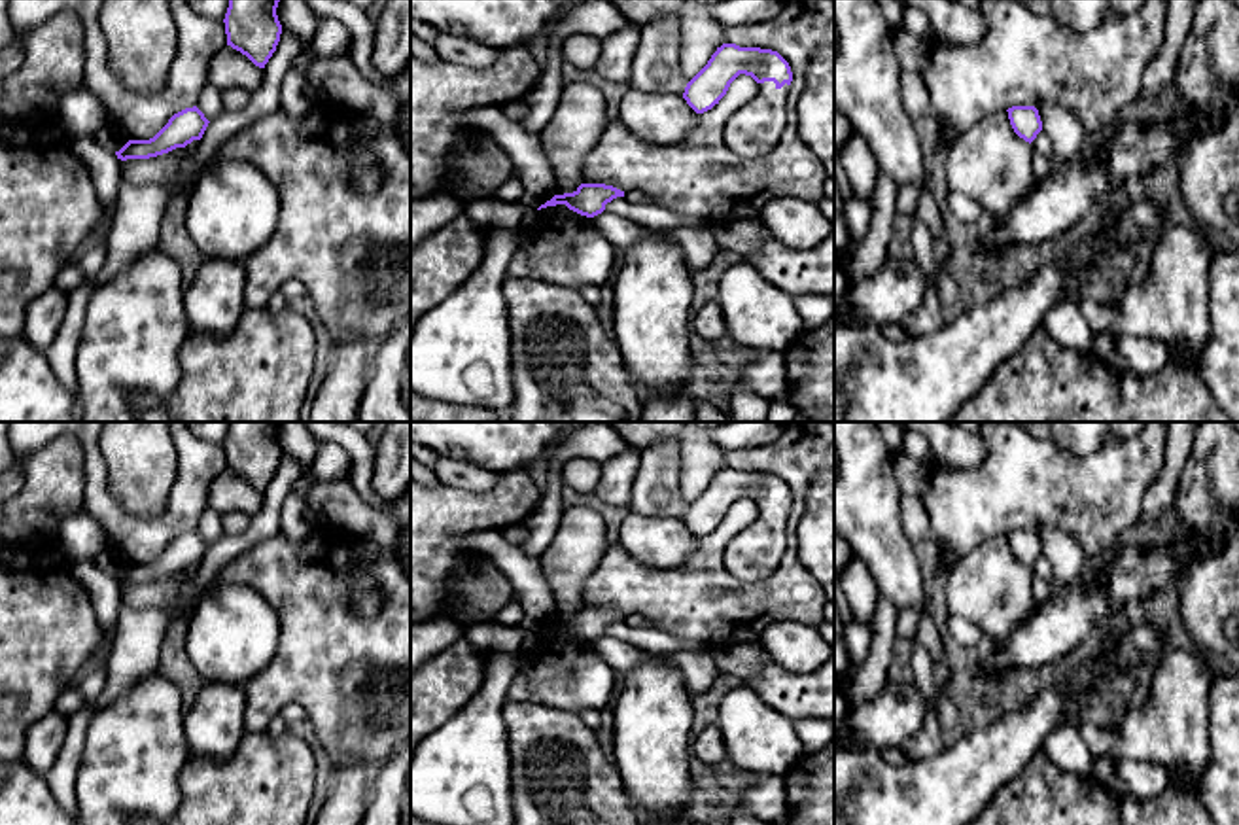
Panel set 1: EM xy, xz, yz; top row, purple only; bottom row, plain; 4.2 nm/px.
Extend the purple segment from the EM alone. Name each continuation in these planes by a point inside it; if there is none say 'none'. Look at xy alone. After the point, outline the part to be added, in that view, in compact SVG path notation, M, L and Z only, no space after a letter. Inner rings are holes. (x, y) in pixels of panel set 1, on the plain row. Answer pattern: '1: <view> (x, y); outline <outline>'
none

